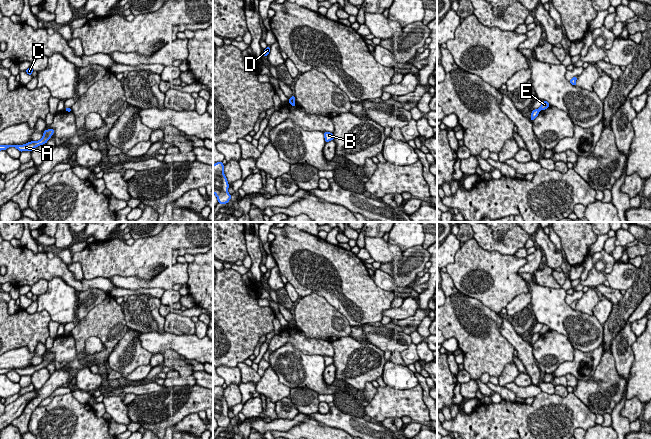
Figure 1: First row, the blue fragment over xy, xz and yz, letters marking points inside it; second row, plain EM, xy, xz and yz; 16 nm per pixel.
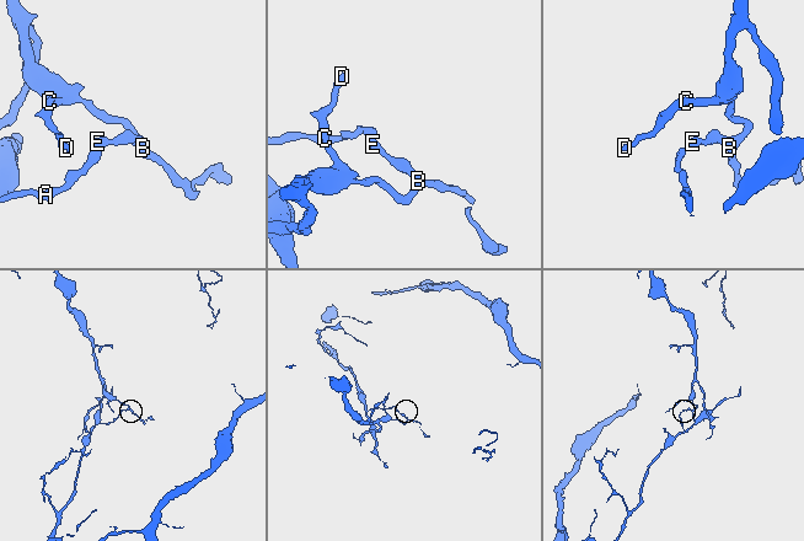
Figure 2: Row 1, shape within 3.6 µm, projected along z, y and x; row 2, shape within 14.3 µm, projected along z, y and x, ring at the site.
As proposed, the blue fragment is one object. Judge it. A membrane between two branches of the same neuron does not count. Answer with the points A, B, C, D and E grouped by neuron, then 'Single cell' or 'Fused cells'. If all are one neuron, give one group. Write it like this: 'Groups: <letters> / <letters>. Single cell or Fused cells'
Groups: A / B C D E. Fused cells

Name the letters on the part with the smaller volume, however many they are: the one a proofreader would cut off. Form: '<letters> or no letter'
A

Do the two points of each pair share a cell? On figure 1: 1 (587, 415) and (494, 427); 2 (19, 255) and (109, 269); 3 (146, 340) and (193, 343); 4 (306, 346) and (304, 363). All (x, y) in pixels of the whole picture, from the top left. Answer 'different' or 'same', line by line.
1: same
2: different
3: same
4: different

